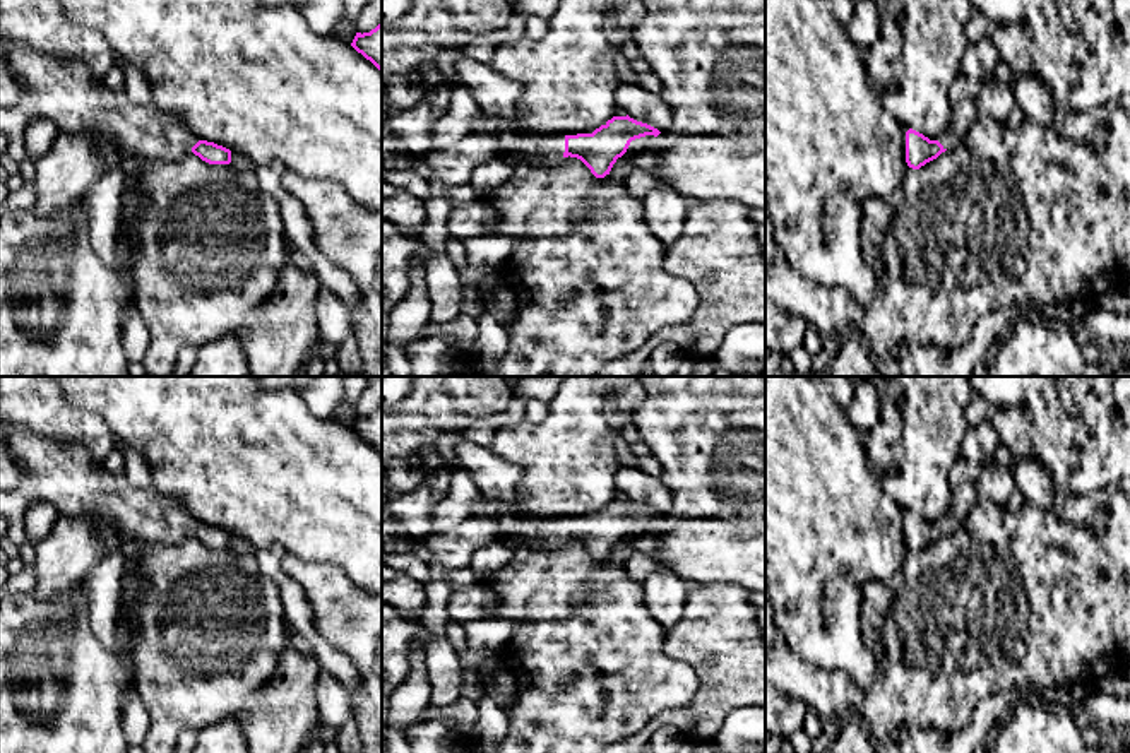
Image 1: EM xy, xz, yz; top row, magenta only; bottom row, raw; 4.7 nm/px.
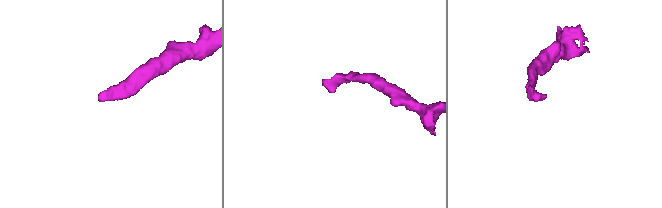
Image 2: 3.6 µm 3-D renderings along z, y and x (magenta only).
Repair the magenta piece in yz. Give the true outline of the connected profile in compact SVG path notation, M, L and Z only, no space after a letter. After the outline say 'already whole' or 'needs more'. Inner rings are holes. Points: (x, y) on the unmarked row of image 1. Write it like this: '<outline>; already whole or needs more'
M966 457L952 467L952 503L947 515L937 524L930 524L923 517L909 512L906 515L906 546L913 553L919 553L926 546L937 543L945 534L955 534L964 527L966 517L976 505L978 495L978 477L981 465Z; needs more

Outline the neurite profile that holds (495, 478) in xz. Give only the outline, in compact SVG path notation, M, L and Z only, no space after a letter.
M461 440L452 455L457 467L467 471L481 495L488 500L503 500L515 505L515 489L522 479L522 467L491 452L490 447Z

